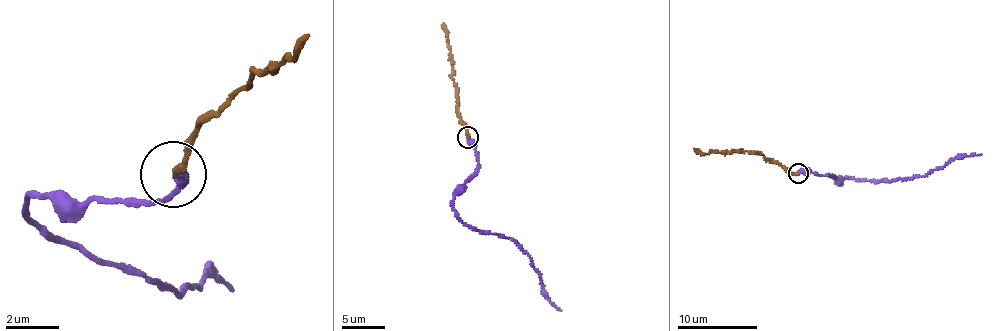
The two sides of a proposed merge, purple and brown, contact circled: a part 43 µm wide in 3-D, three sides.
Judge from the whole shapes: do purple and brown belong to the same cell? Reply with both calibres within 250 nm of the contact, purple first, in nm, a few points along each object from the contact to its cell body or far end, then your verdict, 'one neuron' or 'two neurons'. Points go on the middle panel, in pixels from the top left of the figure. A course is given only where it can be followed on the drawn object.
calibres 400 and 180 nm; course purple (468, 137), (478, 171), (453, 197), (455, 214), (479, 230), (517, 241), (561, 310); course brown (468, 137), (466, 124), (458, 115), (443, 23); one neuron

